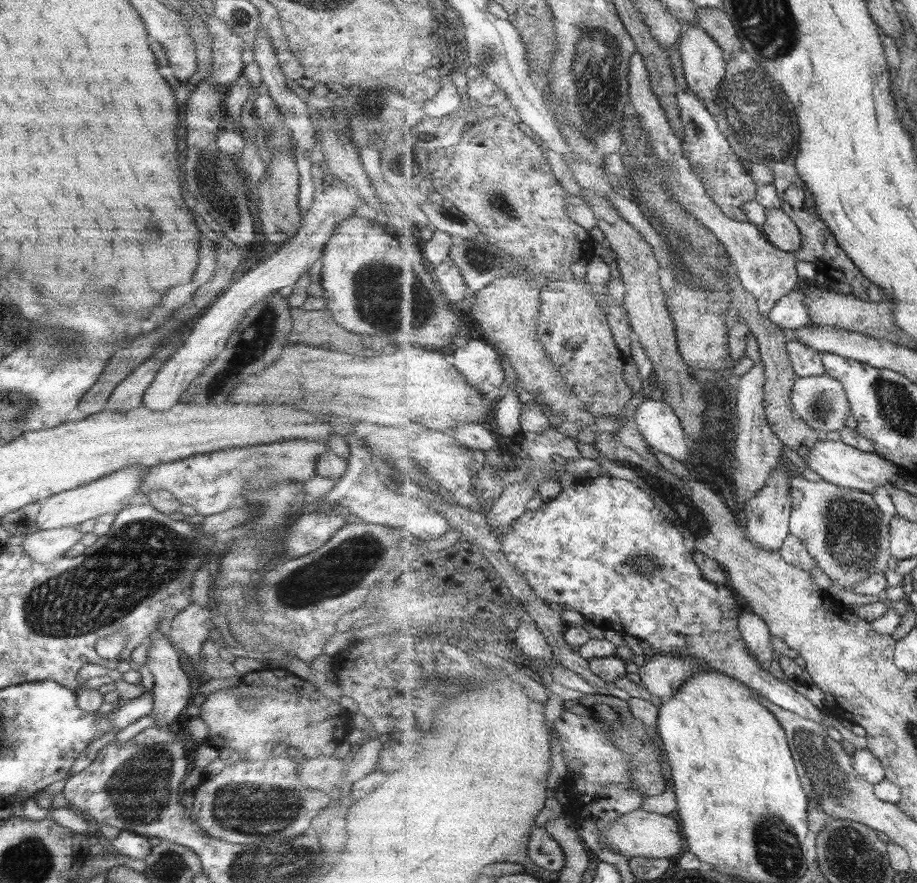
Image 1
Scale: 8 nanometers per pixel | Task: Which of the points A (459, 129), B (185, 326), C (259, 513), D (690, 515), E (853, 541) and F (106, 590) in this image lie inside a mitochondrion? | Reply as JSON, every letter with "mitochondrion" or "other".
{"A":"other","B":"other","C":"other","D":"mitochondrion","E":"mitochondrion","F":"mitochondrion"}

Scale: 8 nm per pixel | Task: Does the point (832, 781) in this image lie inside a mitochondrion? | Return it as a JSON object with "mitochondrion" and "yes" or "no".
{"mitochondrion":"yes"}

